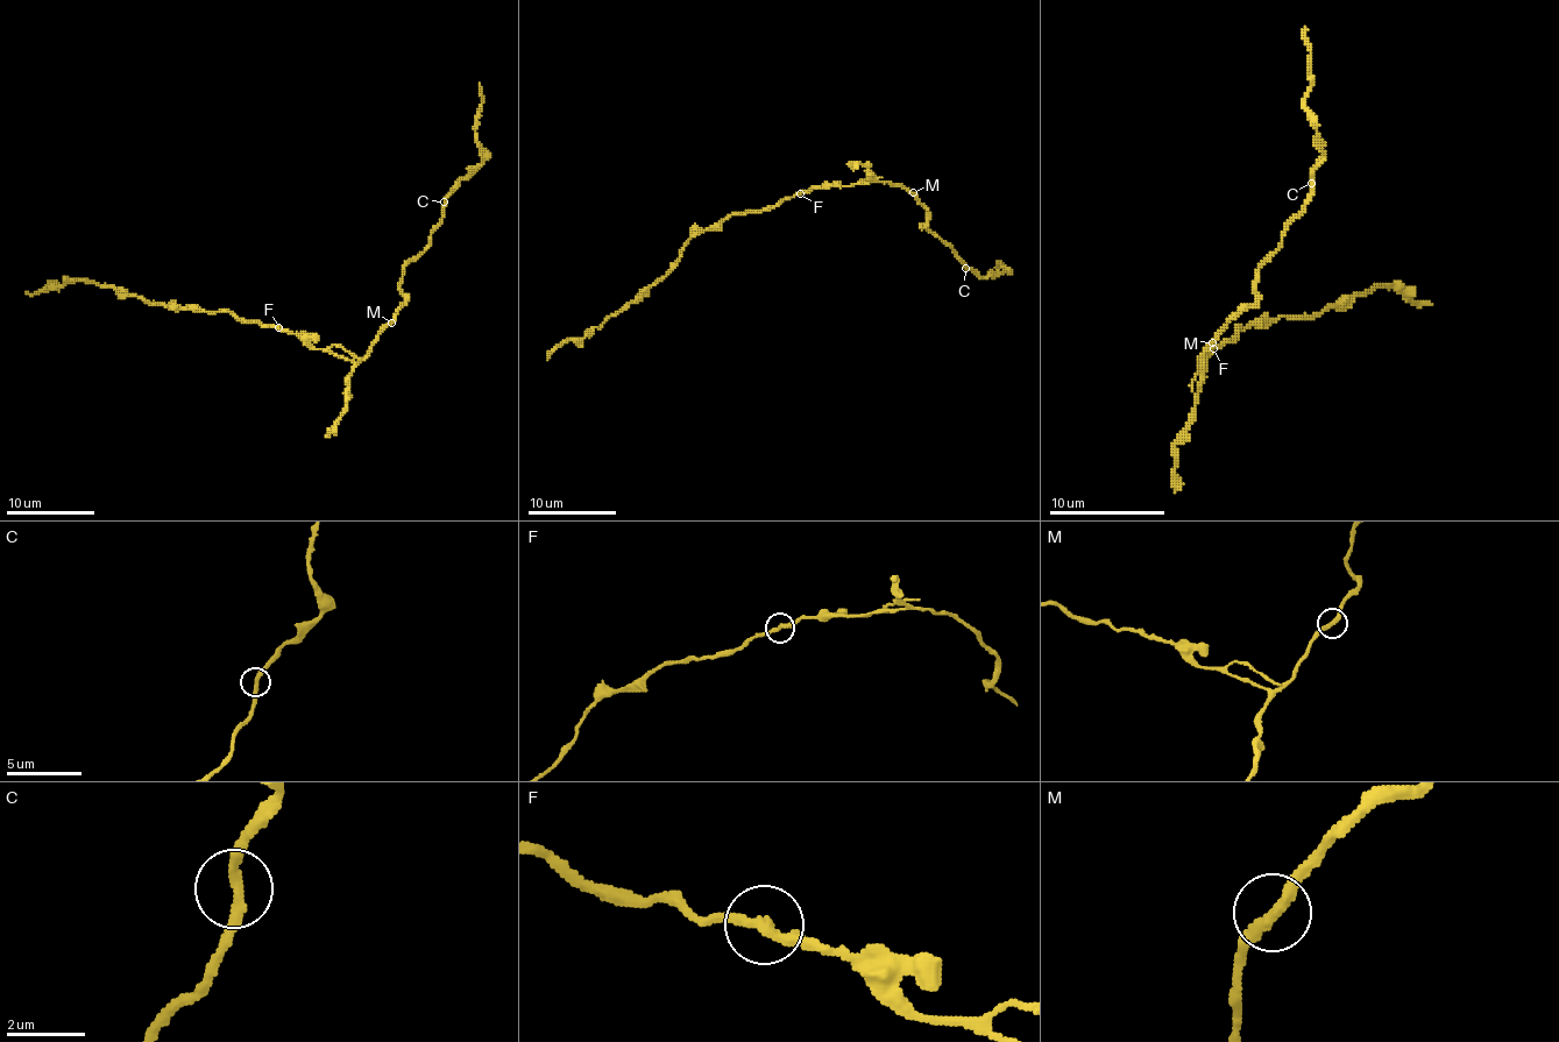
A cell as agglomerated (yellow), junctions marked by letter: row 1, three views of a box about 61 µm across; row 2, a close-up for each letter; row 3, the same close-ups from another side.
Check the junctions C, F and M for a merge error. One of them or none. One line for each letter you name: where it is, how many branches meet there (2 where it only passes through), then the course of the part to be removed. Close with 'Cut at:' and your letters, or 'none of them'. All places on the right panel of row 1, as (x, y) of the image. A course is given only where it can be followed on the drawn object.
Cut at: none of them

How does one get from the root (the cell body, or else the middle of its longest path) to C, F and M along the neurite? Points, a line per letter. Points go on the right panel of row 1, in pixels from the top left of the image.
C: (1200, 382), (1198, 394), (1200, 354), (1255, 302), (1255, 273), (1278, 247), (1284, 226), (1302, 208), (1311, 183)
F: (1200, 382), (1204, 360), (1212, 348)
M: (1200, 382), (1198, 394), (1200, 356), (1212, 342)

